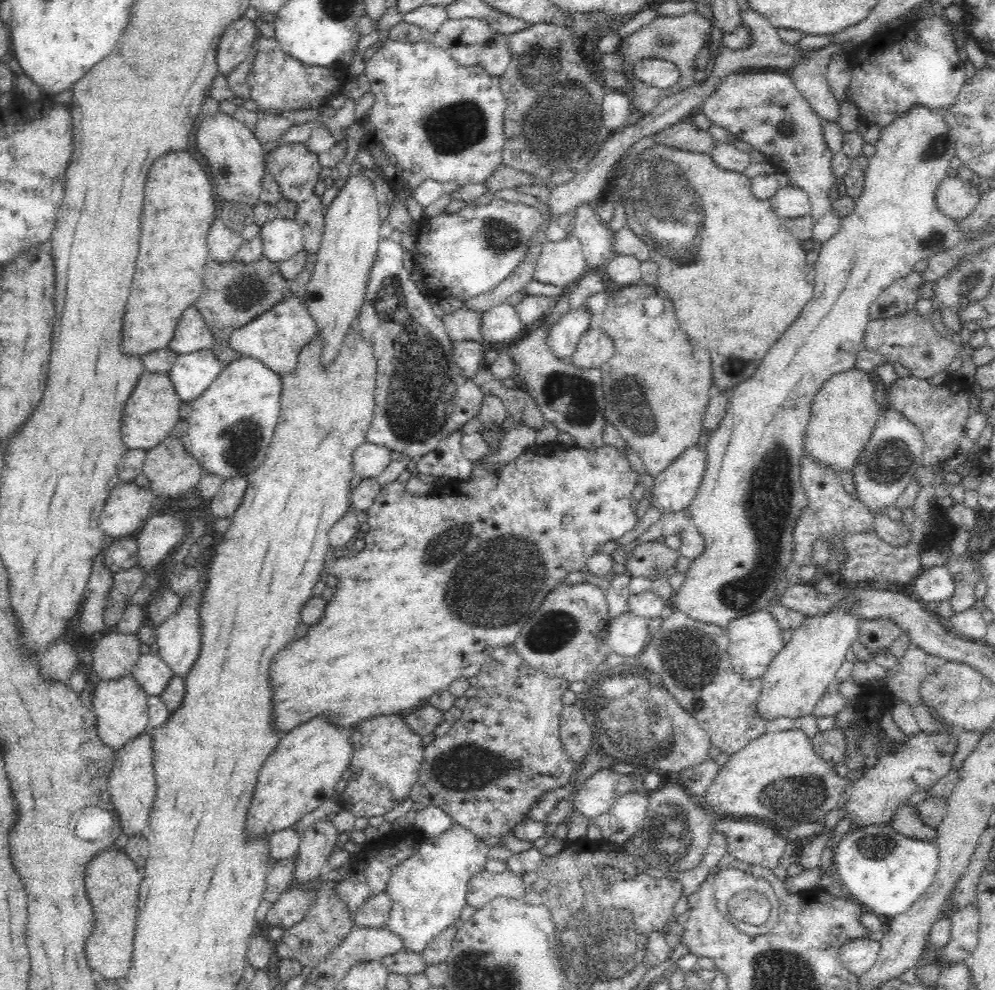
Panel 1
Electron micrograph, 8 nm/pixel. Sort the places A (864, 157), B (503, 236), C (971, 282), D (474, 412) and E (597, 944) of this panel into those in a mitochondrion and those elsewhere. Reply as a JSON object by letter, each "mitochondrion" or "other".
{"A":"other","B":"mitochondrion","C":"mitochondrion","D":"other","E":"mitochondrion"}

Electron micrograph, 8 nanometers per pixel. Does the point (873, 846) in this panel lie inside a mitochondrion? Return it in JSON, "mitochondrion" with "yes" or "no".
{"mitochondrion":"yes"}

